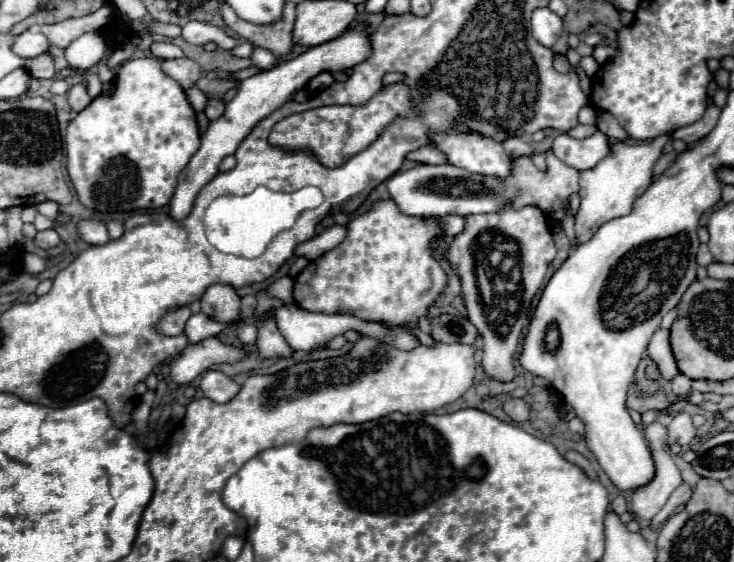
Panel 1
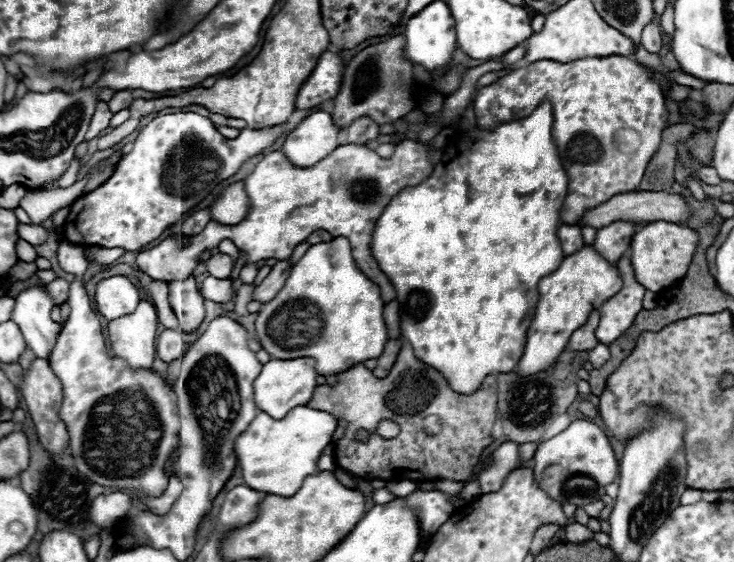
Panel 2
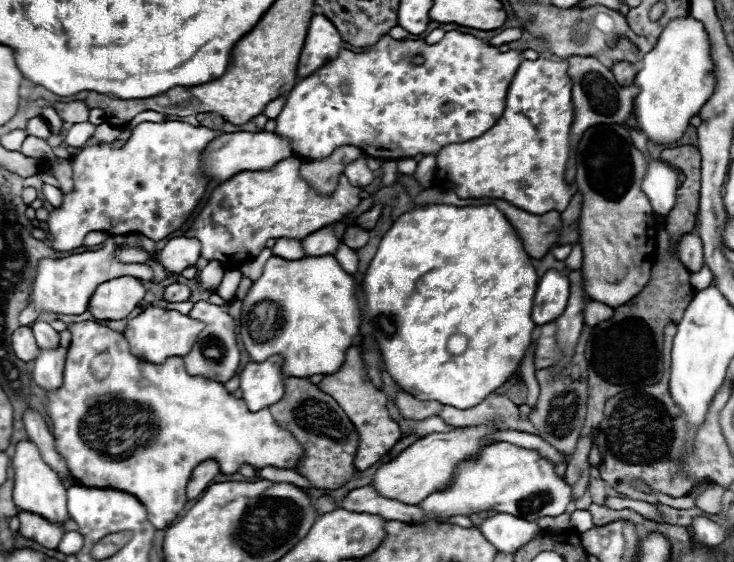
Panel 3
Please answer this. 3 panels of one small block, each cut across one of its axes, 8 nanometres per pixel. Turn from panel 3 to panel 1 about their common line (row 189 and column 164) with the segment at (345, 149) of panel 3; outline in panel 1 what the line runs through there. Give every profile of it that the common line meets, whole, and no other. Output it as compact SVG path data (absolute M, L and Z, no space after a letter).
M180 306L180 308L176 308L176 310L166 312L166 314L160 318L160 322L156 324L158 334L162 334L162 336L176 336L176 334L184 332L184 324L186 324L186 320L190 318L190 314L192 314L192 312L190 312L188 306Z

